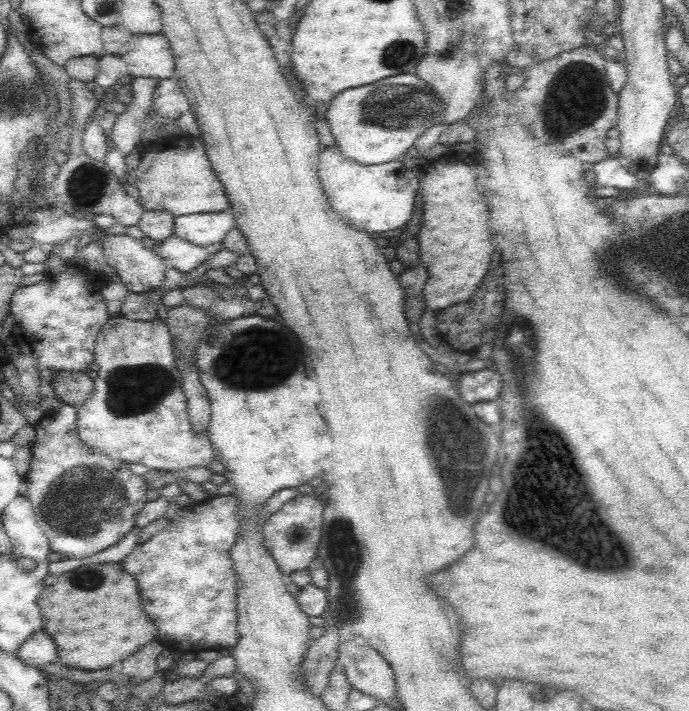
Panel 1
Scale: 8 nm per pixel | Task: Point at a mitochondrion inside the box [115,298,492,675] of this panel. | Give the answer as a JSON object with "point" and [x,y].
{"point":[344,545]}

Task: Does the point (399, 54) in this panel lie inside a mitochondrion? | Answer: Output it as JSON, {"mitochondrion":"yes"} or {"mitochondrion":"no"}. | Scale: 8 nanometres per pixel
{"mitochondrion":"yes"}

